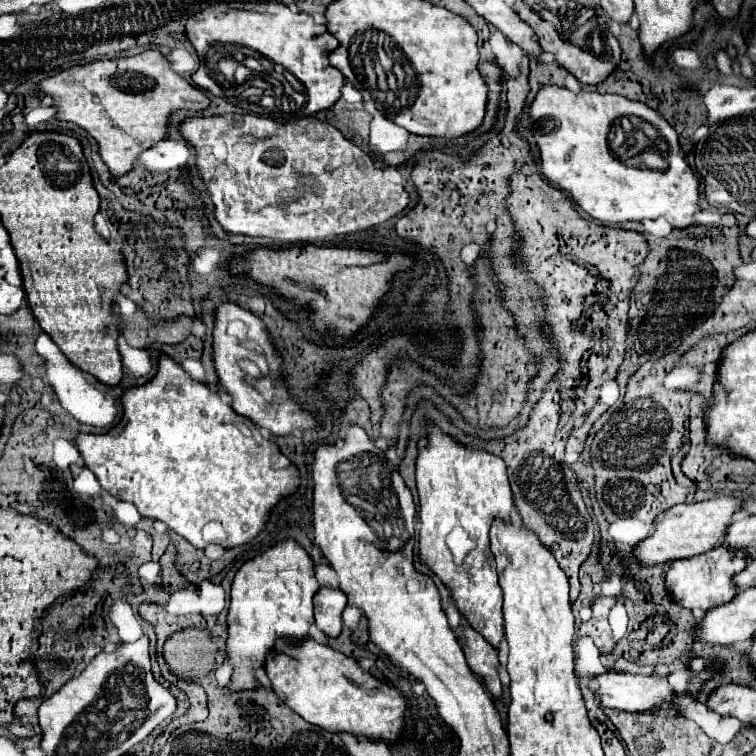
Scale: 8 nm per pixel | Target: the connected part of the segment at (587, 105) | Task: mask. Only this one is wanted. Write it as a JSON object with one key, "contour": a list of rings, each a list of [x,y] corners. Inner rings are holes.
{"contour":[[[540,86],[536,98],[528,106],[528,118],[532,126],[532,138],[536,142],[536,148],[540,152],[540,166],[544,178],[570,194],[570,198],[592,218],[606,222],[606,224],[616,224],[616,222],[640,222],[644,218],[666,218],[674,228],[686,228],[694,224],[694,214],[700,210],[698,208],[698,178],[690,170],[690,166],[684,162],[684,158],[678,154],[680,144],[676,130],[652,108],[648,108],[642,102],[626,100],[624,96],[616,94],[598,94],[598,92],[572,92],[562,86]],[[624,116],[638,116],[652,126],[656,126],[658,134],[664,138],[668,144],[668,150],[664,154],[666,158],[666,168],[664,170],[654,170],[654,168],[634,168],[626,166],[618,158],[612,156],[612,150],[608,146],[608,132],[610,126],[624,118]]]}

